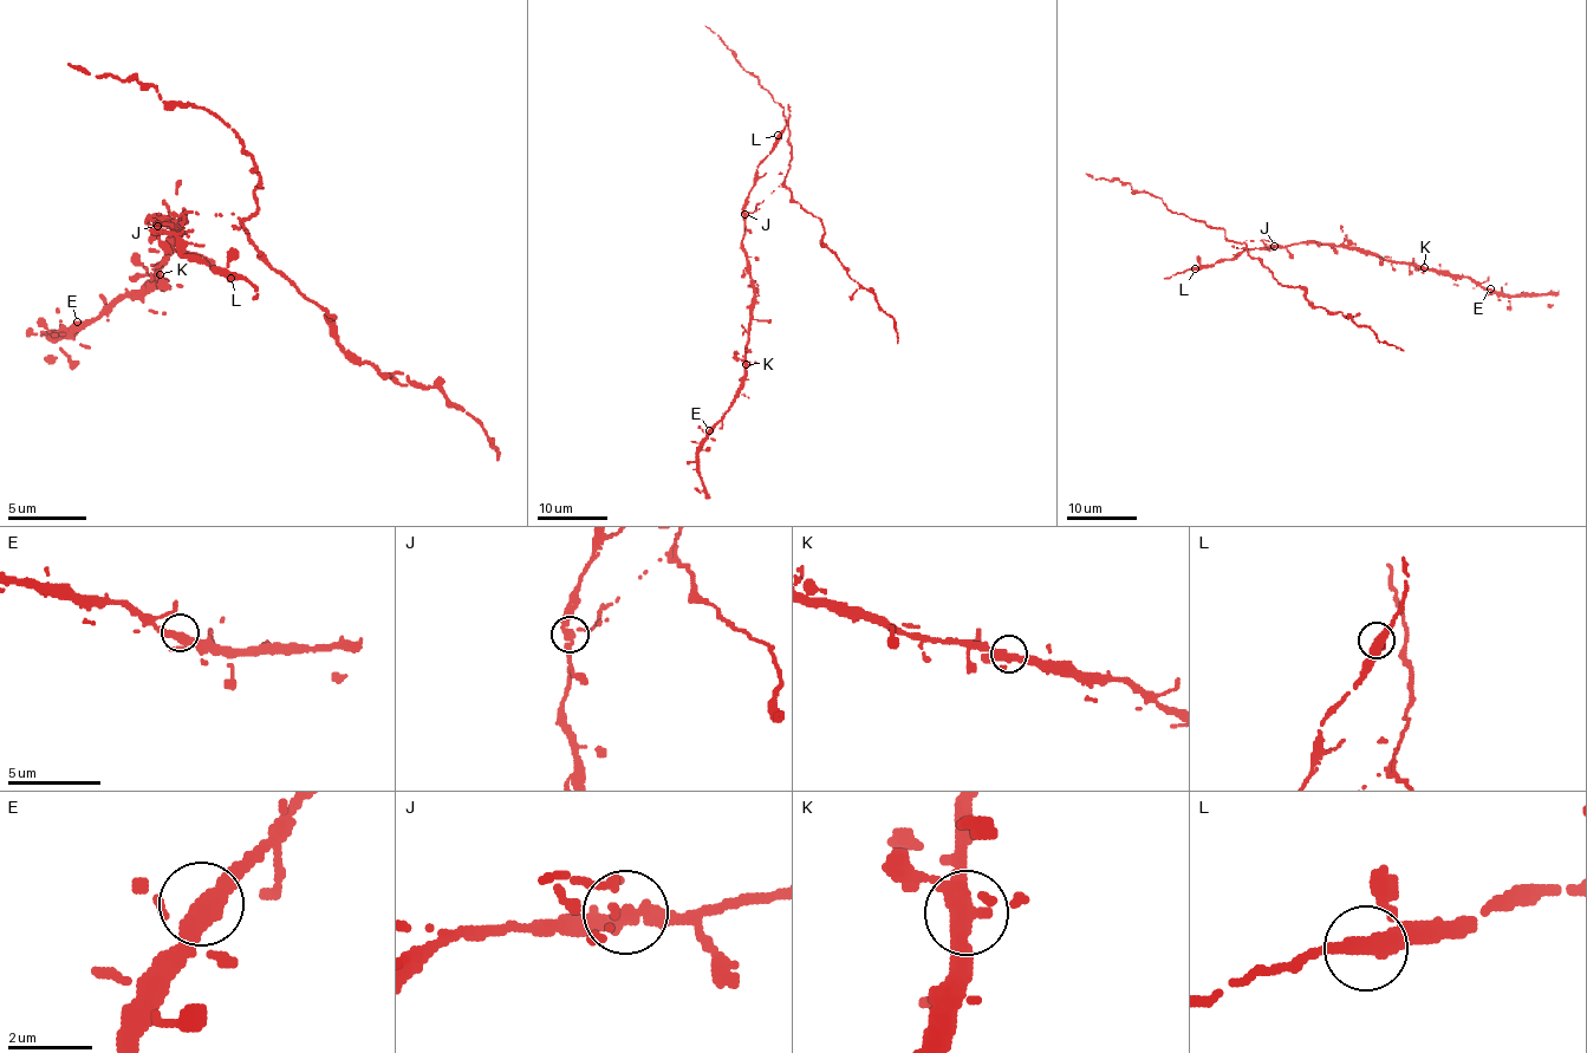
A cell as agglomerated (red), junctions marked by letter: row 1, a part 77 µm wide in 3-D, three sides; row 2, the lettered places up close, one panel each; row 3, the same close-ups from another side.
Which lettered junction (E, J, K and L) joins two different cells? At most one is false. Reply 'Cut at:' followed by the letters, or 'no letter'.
Cut at: J

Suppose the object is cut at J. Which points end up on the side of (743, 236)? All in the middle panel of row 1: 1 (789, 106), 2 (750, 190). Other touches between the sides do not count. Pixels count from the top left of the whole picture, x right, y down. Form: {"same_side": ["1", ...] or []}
{"same_side": ["1", "2"]}

